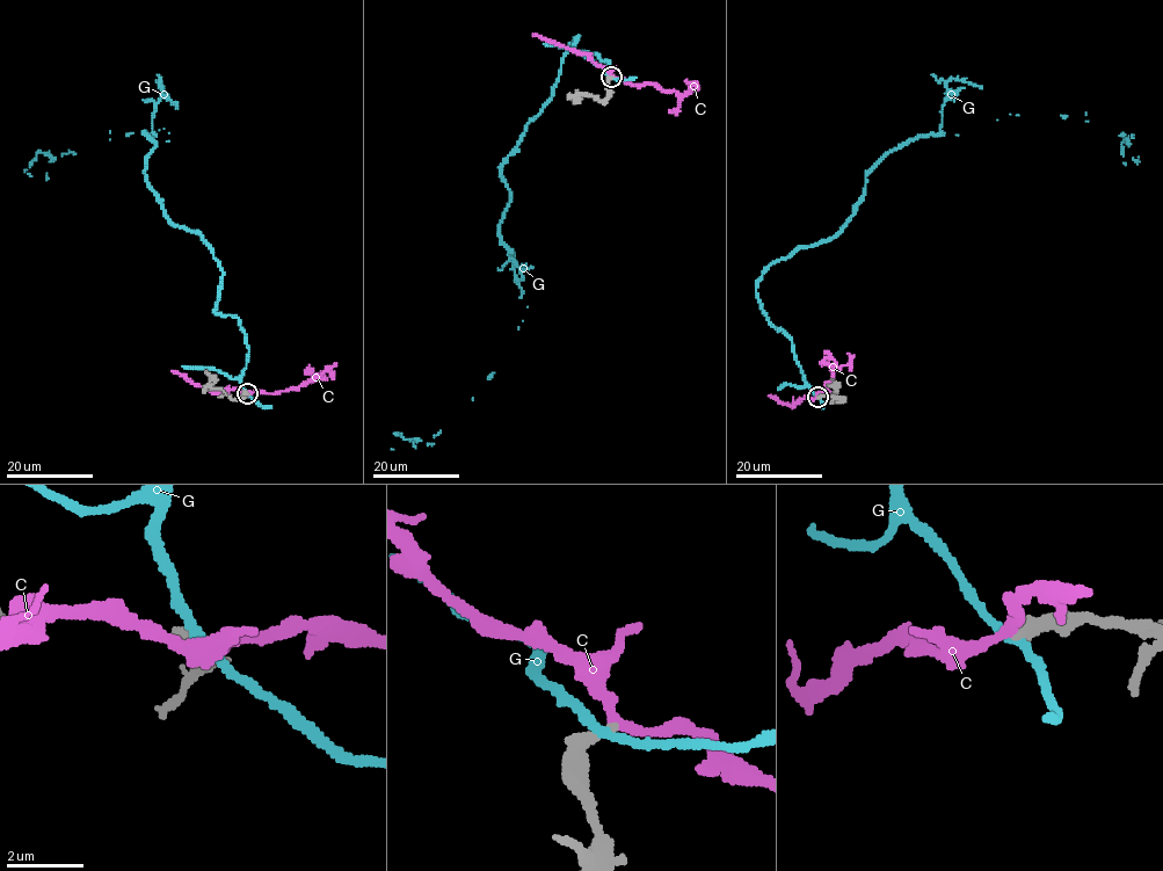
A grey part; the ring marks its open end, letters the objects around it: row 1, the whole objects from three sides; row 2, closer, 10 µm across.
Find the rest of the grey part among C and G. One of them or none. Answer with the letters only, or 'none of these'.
none of these

